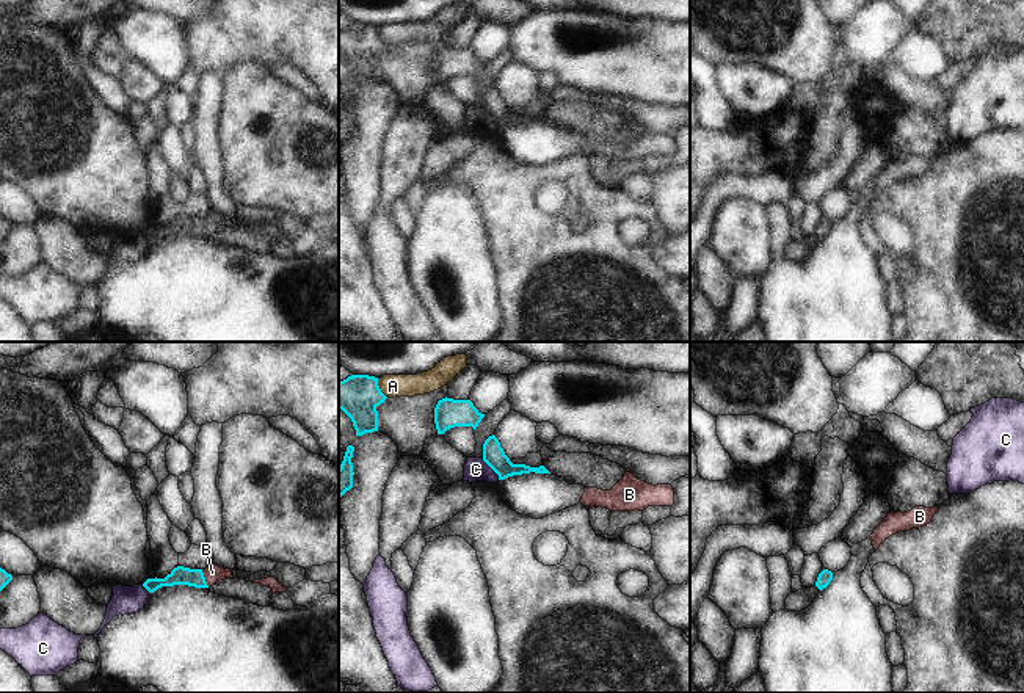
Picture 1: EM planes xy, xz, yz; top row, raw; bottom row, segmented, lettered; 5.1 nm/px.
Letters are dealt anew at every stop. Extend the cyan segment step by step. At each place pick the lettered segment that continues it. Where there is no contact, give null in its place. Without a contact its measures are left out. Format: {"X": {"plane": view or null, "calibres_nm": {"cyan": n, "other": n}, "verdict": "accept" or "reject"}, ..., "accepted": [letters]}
{"A": {"plane": "xz", "calibres_nm": {"cyan": 220, "other": 120}, "verdict": "reject"}, "B": {"plane": "xy", "calibres_nm": {"cyan": 100, "other": 90}, "verdict": "accept"}, "C": {"plane": "xz", "calibres_nm": {"cyan": 110, "other": 120}, "verdict": "reject"}, "accepted": ["B"]}

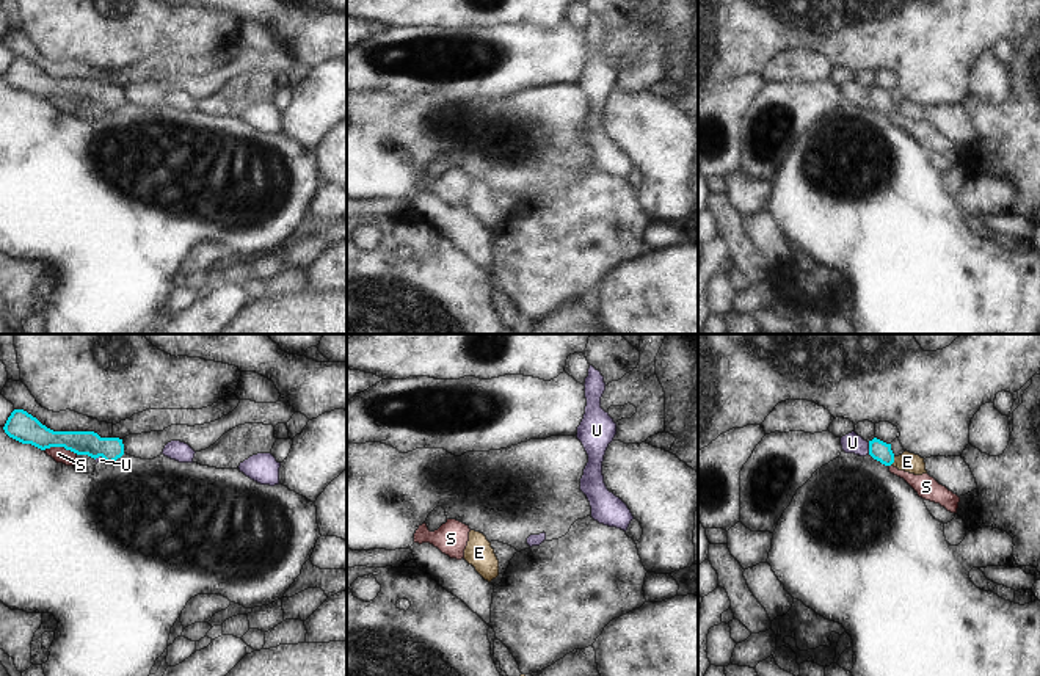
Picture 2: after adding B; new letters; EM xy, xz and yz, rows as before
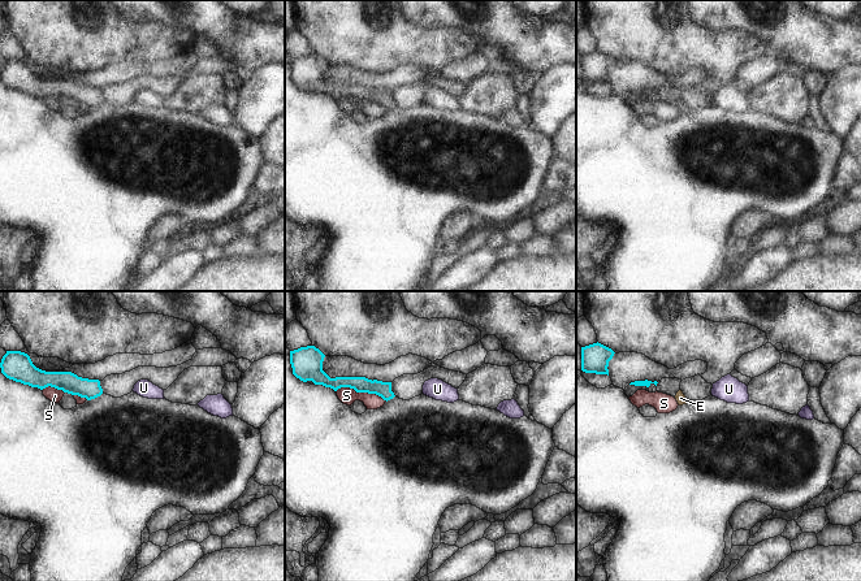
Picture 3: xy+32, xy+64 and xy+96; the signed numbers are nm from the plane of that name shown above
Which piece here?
{"E": {"plane": "yz", "calibres_nm": {"cyan": 100, "other": 100}, "verdict": "accept"}, "S": {"plane": "xy", "calibres_nm": {"cyan": 150, "other": 80}, "verdict": "reject"}, "U": {"plane": "yz", "calibres_nm": {"cyan": 100, "other": 100}, "verdict": "reject"}, "accepted": ["E"]}

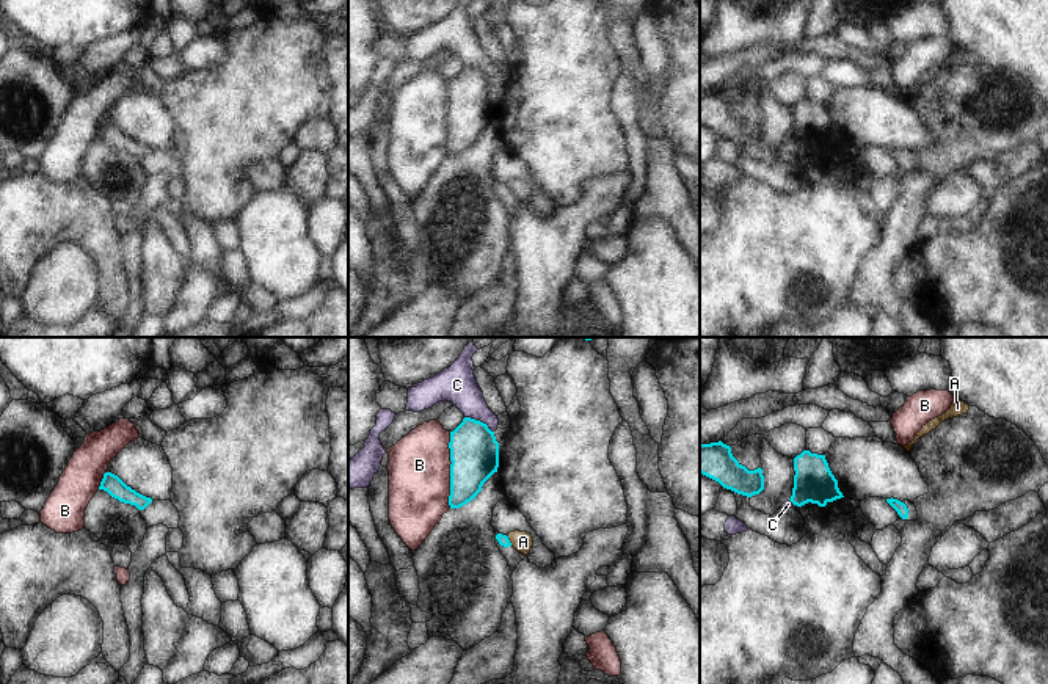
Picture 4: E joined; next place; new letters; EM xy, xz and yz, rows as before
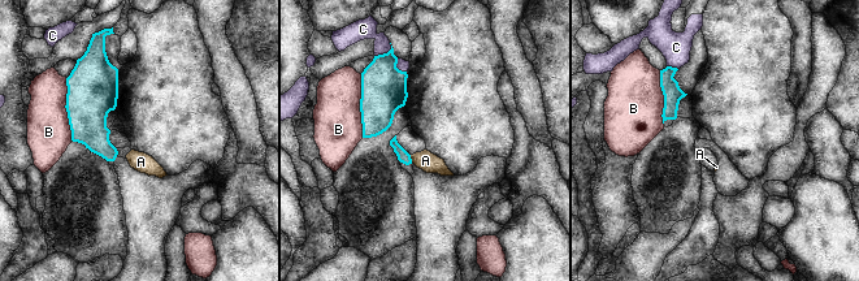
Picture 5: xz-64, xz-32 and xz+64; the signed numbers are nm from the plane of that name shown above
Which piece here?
{"A": {"plane": "xz", "calibres_nm": {"cyan": 50, "other": 110}, "verdict": "reject"}, "B": {"plane": "xz", "calibres_nm": {"cyan": 260, "other": 320}, "verdict": "reject"}, "C": {"plane": "xz", "calibres_nm": {"cyan": 260, "other": 190}, "verdict": "reject"}, "accepted": []}

